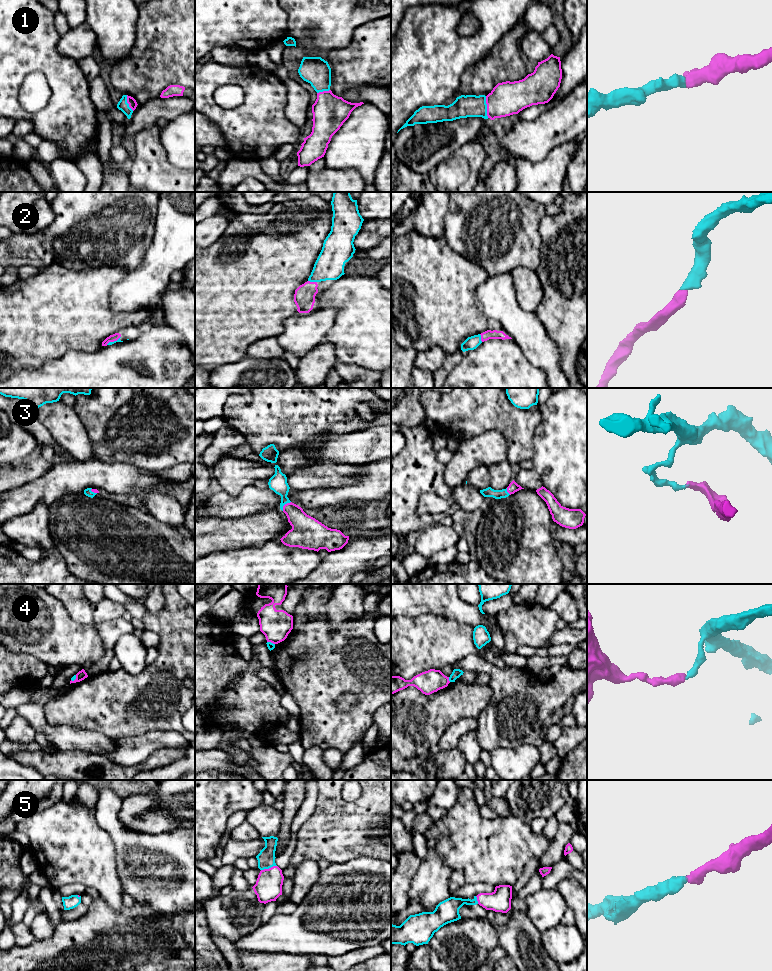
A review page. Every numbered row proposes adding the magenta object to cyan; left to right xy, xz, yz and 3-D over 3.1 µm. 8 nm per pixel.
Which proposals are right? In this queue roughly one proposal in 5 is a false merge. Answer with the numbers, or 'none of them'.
1, 2, 3, 5

